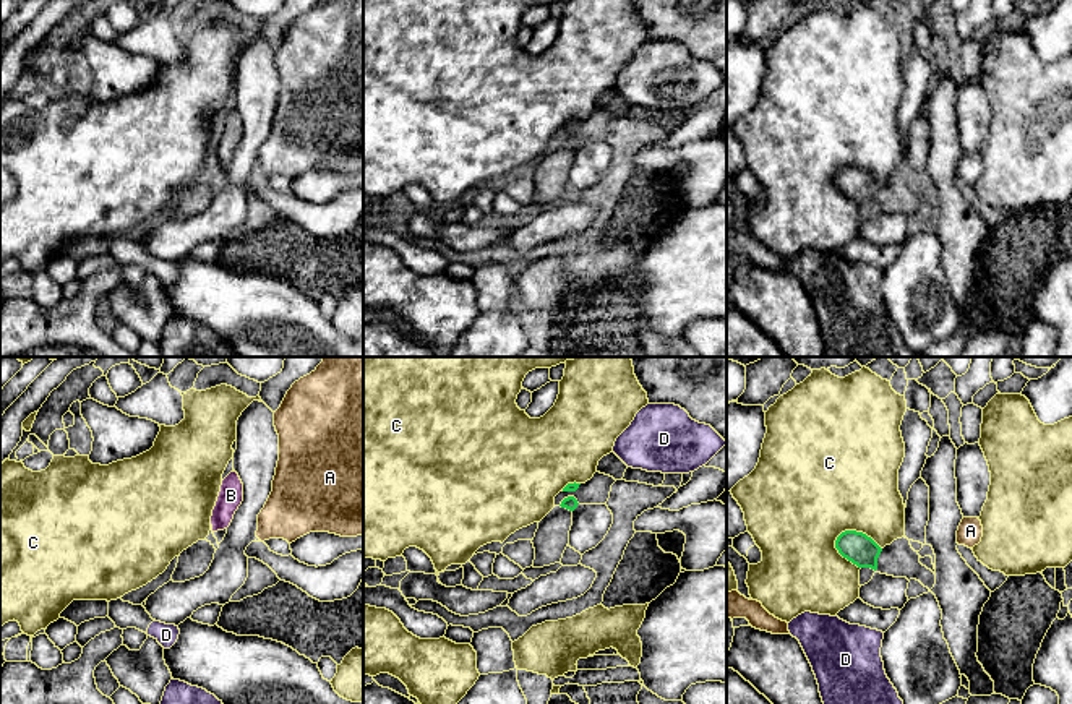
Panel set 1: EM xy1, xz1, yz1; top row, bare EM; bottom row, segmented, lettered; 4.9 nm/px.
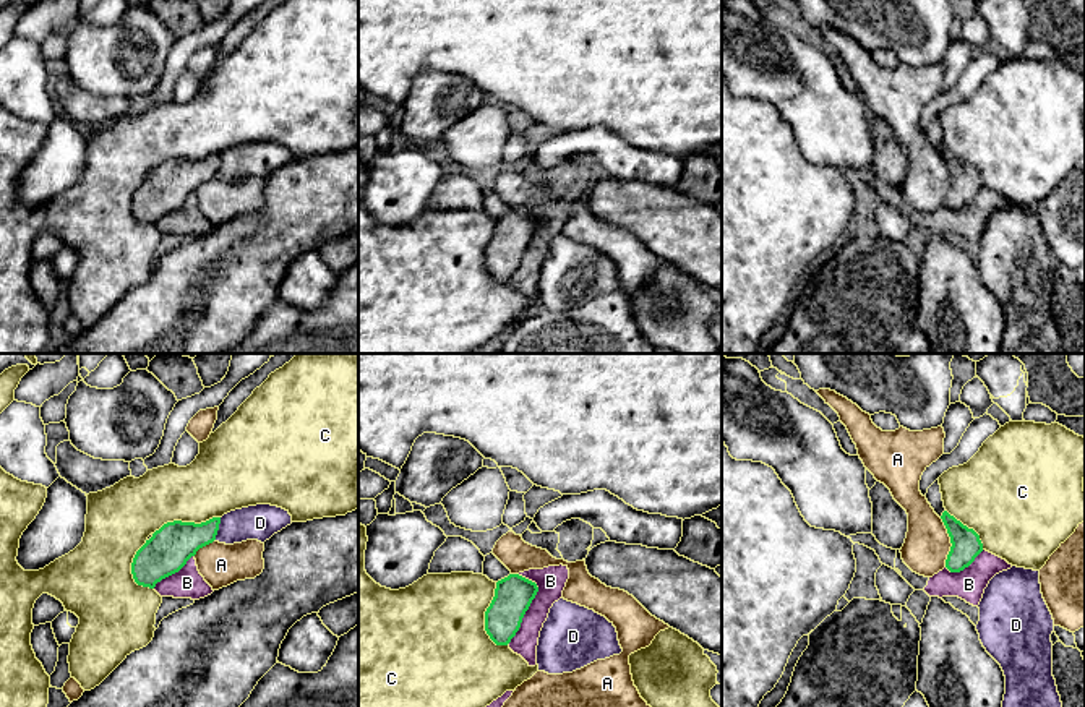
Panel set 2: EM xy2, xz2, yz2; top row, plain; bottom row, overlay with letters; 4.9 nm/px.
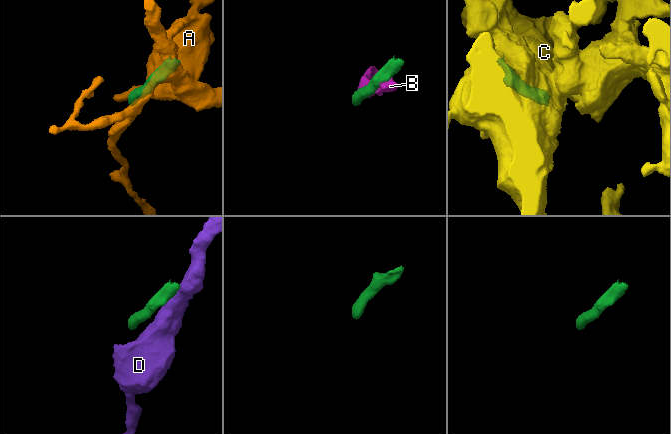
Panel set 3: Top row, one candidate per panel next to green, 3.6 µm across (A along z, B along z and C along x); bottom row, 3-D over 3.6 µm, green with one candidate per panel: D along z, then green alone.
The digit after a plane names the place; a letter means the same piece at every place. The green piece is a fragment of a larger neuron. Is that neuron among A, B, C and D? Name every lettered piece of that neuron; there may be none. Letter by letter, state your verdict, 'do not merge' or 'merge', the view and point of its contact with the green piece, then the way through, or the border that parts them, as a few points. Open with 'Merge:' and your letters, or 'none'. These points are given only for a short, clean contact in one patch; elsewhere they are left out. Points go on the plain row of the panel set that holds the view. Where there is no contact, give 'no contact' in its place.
Merge: none
A: do not merge; contact yz2 (951, 179)
B: do not merge; contact xz2 (529, 242)
C: do not merge; contact yz1 (858, 169)
D: do not merge; contact xy2 (218, 166); border xy2 (221, 154), (213, 177)

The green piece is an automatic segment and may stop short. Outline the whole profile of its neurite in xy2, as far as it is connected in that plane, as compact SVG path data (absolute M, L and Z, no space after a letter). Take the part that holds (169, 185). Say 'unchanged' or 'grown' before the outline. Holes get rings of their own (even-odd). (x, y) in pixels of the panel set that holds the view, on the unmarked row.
unchanged; M221 154L201 161L182 157L164 161L133 195L135 219L154 225L157 219L178 209L199 185L216 177L219 161Z

